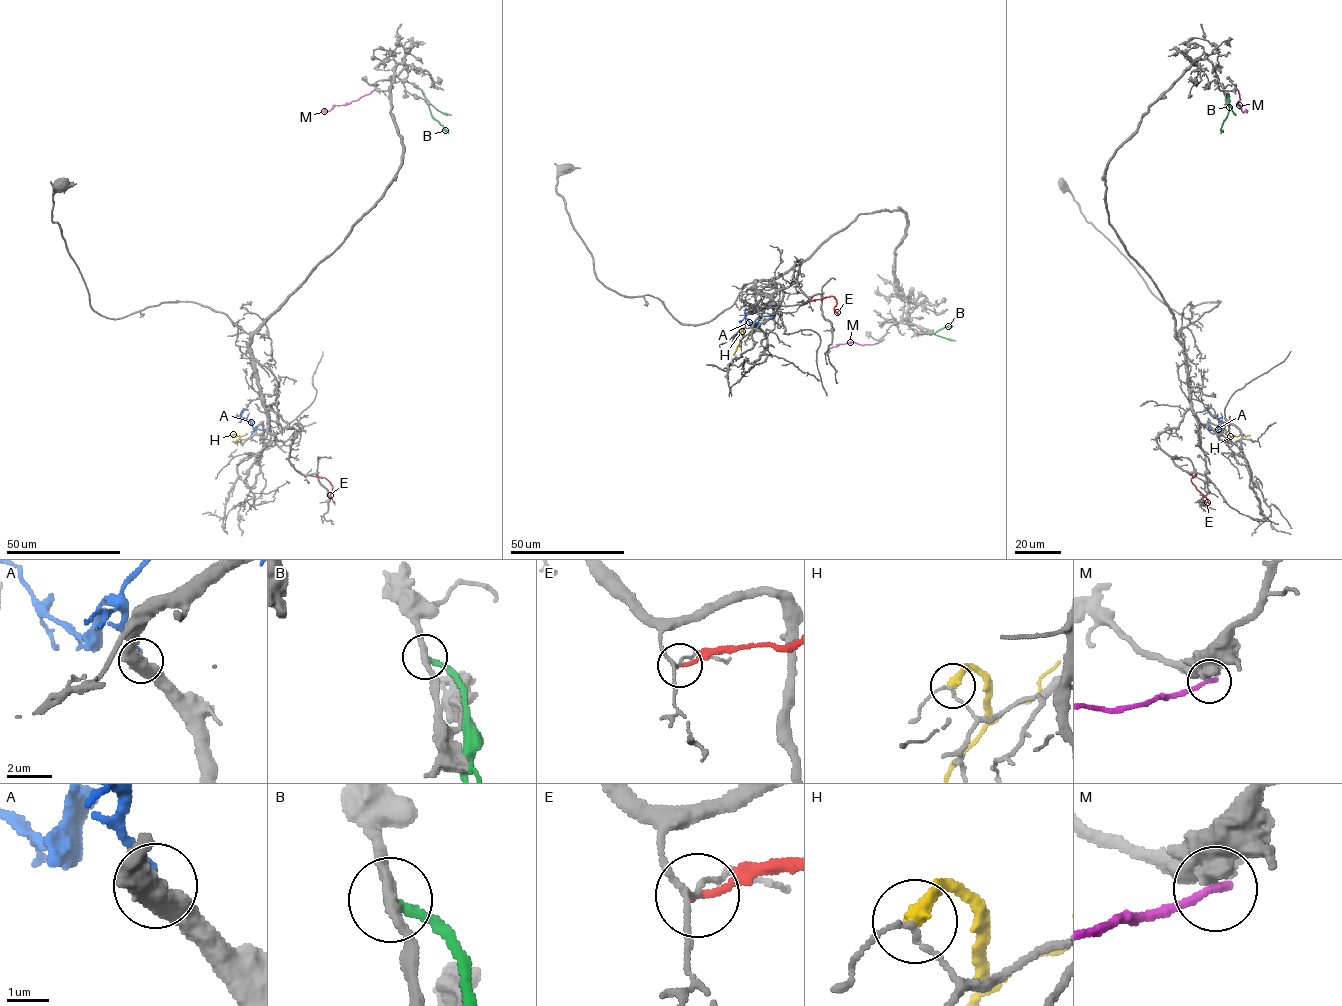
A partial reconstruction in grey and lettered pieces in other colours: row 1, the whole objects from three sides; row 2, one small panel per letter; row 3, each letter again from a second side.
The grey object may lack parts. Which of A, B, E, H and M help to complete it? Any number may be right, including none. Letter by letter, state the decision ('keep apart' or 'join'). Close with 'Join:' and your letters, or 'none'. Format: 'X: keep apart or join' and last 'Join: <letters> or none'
A: keep apart
B: keep apart
E: keep apart
H: keep apart
M: keep apart
Join: none

